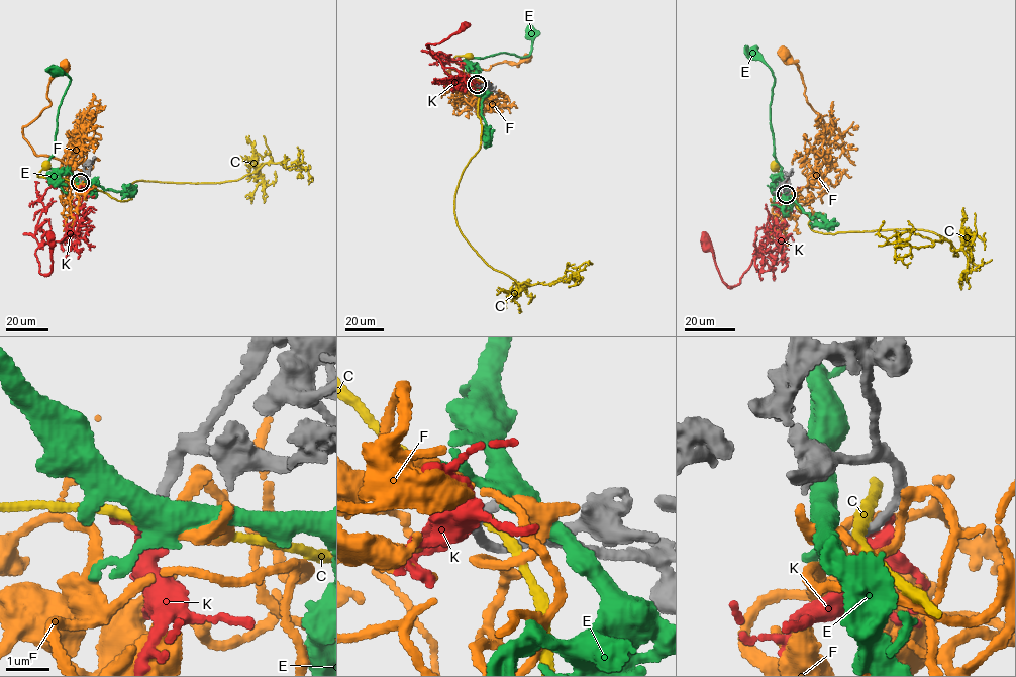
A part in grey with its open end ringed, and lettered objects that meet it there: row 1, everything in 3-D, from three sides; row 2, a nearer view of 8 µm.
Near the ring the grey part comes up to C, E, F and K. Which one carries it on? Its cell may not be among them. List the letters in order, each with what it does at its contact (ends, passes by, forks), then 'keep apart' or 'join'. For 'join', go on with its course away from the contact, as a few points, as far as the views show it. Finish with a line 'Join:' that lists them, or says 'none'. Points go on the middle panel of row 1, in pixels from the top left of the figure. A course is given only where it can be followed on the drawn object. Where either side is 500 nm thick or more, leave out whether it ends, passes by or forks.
C: it passes by | keep apart
E: it forks | keep apart
F: it passes by | join | via (477, 84), (477, 96), (467, 103), (454, 80), (445, 73), (471, 73), (497, 63), (517, 64), (527, 57)
K: it passes by | keep apart
Join: F

